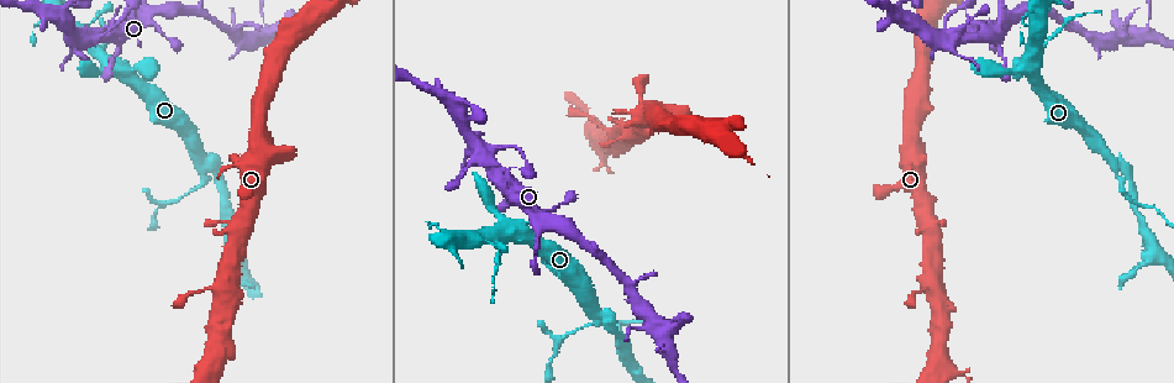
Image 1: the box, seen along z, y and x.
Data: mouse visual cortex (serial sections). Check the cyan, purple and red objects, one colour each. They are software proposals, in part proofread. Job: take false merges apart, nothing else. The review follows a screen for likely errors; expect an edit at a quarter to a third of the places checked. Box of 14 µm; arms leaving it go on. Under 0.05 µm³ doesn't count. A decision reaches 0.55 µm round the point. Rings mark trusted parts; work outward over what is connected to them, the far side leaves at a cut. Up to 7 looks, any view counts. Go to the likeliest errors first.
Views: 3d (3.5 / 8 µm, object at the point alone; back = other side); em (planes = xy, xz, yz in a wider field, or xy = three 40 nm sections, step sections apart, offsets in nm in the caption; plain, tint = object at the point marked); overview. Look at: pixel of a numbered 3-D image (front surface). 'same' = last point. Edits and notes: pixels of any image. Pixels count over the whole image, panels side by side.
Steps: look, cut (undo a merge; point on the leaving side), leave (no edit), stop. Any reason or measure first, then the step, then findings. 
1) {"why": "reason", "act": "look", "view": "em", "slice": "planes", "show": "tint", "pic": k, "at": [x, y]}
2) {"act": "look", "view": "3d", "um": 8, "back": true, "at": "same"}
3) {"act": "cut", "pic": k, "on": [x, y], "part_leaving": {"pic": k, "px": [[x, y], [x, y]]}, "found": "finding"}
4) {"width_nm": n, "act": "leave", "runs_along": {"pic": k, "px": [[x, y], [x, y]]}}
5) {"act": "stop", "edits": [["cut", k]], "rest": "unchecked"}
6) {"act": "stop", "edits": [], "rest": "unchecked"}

{"why": "side arm on a straight run", "act": "look", "view": "3d", "um": 3.5, "pic": 1, "at": [1112, 159]}

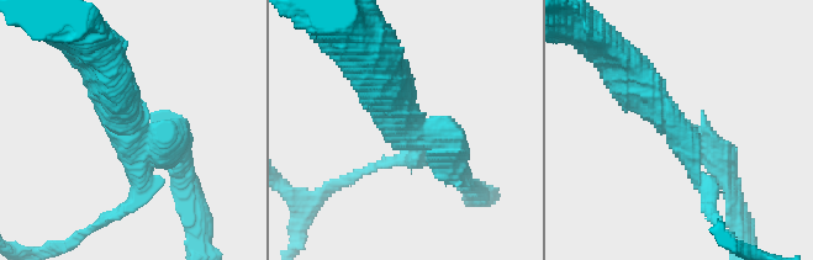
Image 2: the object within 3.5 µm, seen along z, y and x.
{"why": "now the EM", "act": "look", "view": "em", "slice": "xy", "step": 1, "show": "tint", "pic": 2, "at": [135, 133]}

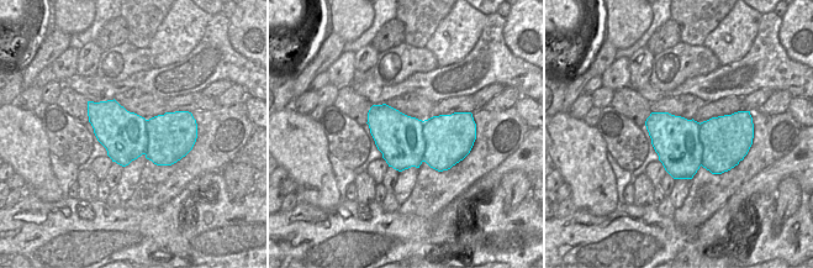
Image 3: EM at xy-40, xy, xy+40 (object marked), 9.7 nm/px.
{"arm_widths_nm": [200, 350, 500], "act": "leave", "runs_along": {"pic": 2, "px": [[629, 75], [724, 170]]}, "found": "all the same cell"}

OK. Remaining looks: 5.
{"why": "arms part here", "act": "look", "view": "3d", "um": 8, "back": true, "pic": 1, "at": [951, 33]}

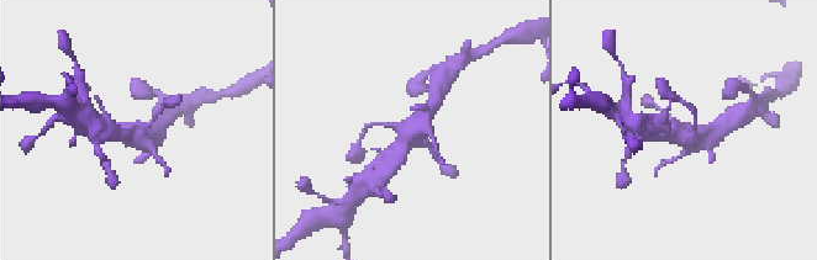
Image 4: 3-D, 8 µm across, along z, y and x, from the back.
{"why": "need the tissue", "act": "look", "view": "em", "slice": "xy", "step": 3, "show": "tint", "pic": 4, "at": [408, 134]}

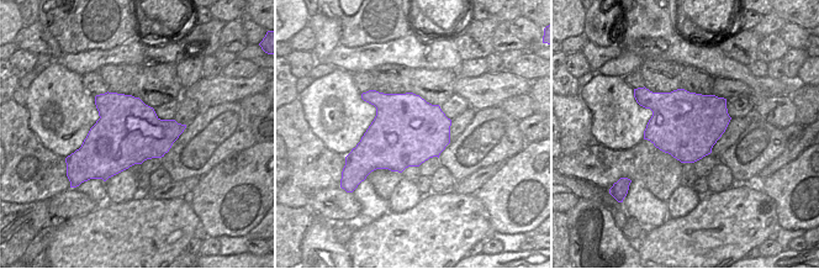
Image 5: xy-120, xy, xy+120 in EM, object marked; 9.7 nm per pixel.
{"act": "leave", "runs_along": {"pic": 4, "px": [[395, 164], [405, 138], [432, 106]]}, "found": "continuous, no second cell"}

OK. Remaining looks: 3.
{"why": "narrows sharply", "act": "look", "view": "3d", "um": 3.5, "back": true, "pic": 1, "at": [1005, 61]}

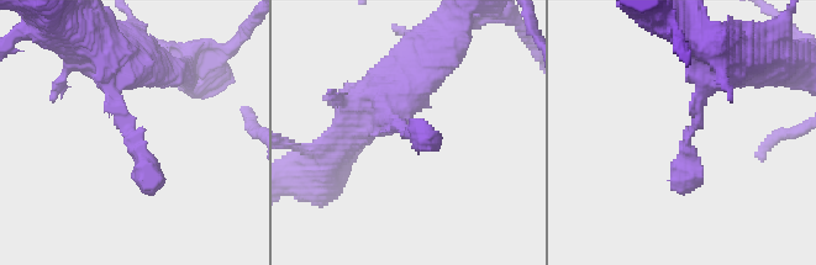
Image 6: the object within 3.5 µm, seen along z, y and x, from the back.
{"why": "need the tissue", "act": "look", "view": "em", "slice": "xy", "step": 2, "show": "tint", "pic": 6, "at": [407, 131]}

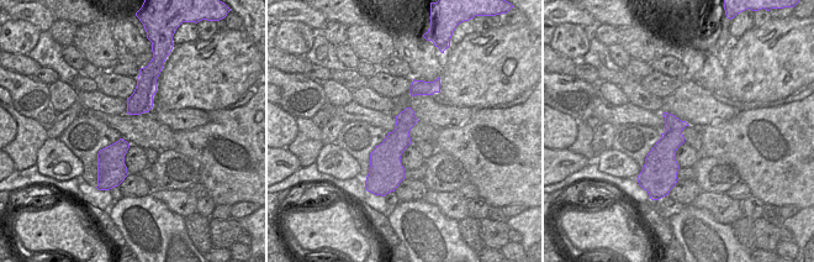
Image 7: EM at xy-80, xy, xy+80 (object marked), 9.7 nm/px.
{"act": "leave", "found": "one cell here"}

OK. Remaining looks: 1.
{"act": "stop", "edits": [], "rest": "unchecked"}

